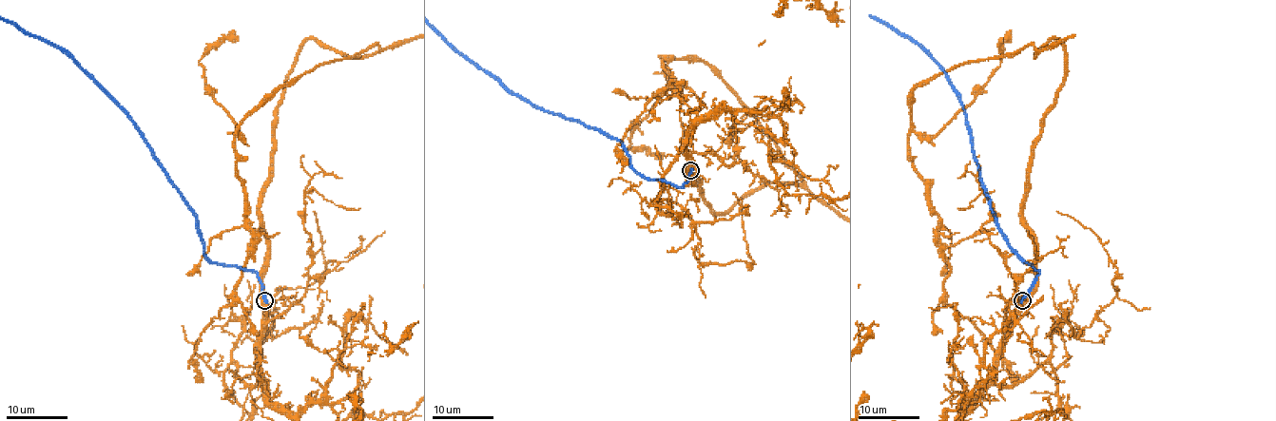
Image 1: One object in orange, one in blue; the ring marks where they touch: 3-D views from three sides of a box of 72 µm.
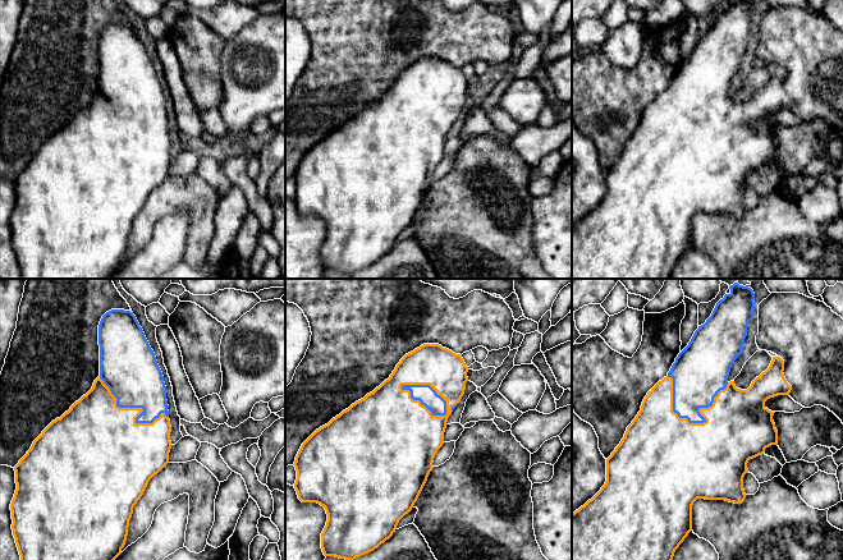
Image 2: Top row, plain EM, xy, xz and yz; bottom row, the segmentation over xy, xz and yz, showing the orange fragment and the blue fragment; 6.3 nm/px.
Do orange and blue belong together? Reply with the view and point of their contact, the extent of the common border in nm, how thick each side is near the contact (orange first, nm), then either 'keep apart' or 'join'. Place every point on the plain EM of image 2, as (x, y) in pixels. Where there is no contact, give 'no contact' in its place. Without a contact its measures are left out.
meets orange in yz at (700, 127); contact 400 nm long; 400 nm thick on the orange side, 340 nm on the other; join

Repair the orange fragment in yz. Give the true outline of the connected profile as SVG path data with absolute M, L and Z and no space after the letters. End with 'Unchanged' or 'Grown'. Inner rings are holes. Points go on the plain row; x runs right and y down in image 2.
M729 0L730 6L720 13L706 36L695 45L688 59L678 68L668 89L659 95L645 110L641 124L627 141L624 151L606 173L606 196L601 203L583 220L572 226L572 279L672 279L675 263L692 244L692 219L697 212L725 214L742 217L746 212L743 191L748 187L747 176L765 166L771 159L778 159L778 144L773 134L775 125L765 120L765 115L778 109L789 109L792 100L784 91L784 74L773 70L769 82L756 91L747 104L737 102L734 95L728 95L729 84L734 74L742 68L747 50L748 36L753 32L755 6L748 0Z. Grown

